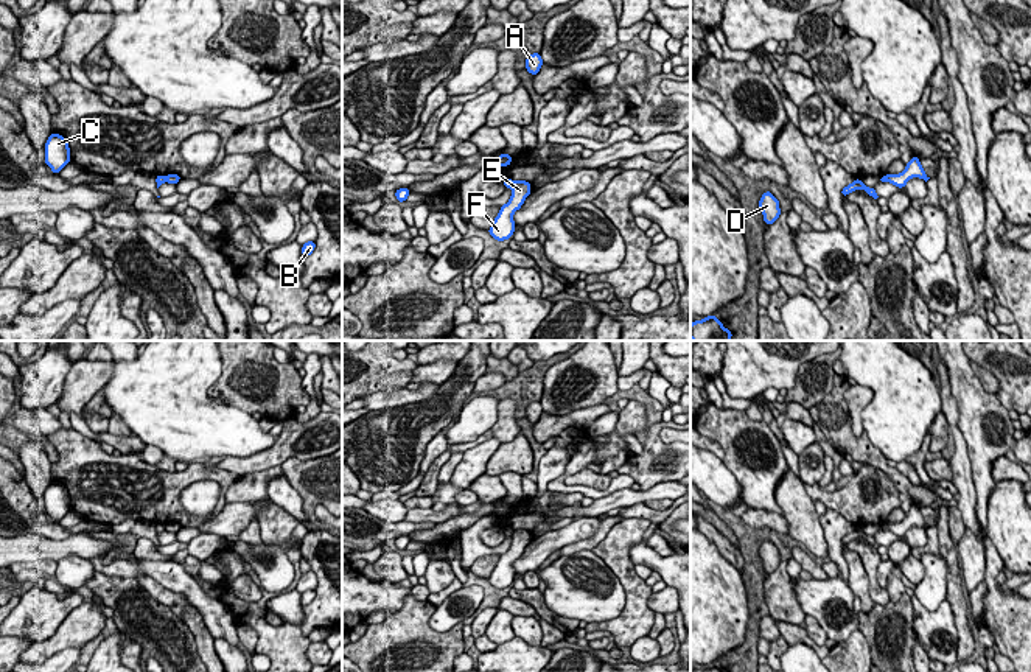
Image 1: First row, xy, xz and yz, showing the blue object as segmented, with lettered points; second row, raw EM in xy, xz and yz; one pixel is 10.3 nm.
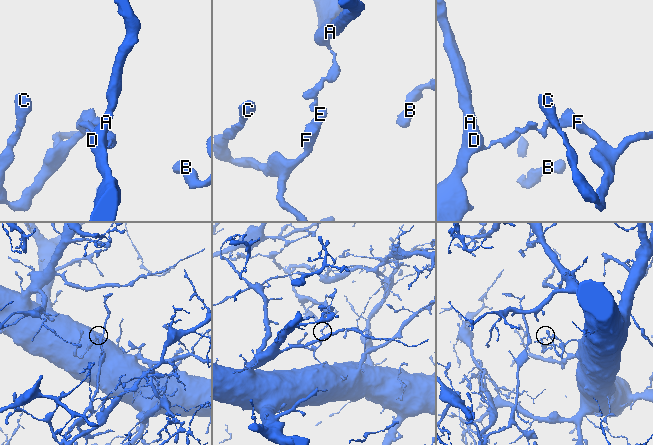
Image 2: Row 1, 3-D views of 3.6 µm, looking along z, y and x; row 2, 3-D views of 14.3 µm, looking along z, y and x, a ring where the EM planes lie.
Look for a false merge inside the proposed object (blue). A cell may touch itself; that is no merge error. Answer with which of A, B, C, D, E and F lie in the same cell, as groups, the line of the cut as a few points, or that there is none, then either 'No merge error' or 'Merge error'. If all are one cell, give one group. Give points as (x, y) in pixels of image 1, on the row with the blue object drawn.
Groups: A D / B C E F. Split along xy (164, 176), (165, 181). Merge error

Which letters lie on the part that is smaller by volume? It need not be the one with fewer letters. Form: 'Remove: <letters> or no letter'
Remove: A, D

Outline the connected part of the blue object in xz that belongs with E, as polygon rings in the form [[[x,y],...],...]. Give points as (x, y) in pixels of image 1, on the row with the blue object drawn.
[[[516,180],[512,185],[512,196],[507,204],[504,204],[499,208],[498,216],[495,218],[491,227],[488,229],[488,233],[498,240],[510,240],[513,232],[515,232],[515,221],[513,215],[516,210],[521,208],[524,204],[526,198],[530,194],[530,182],[526,180]]]

